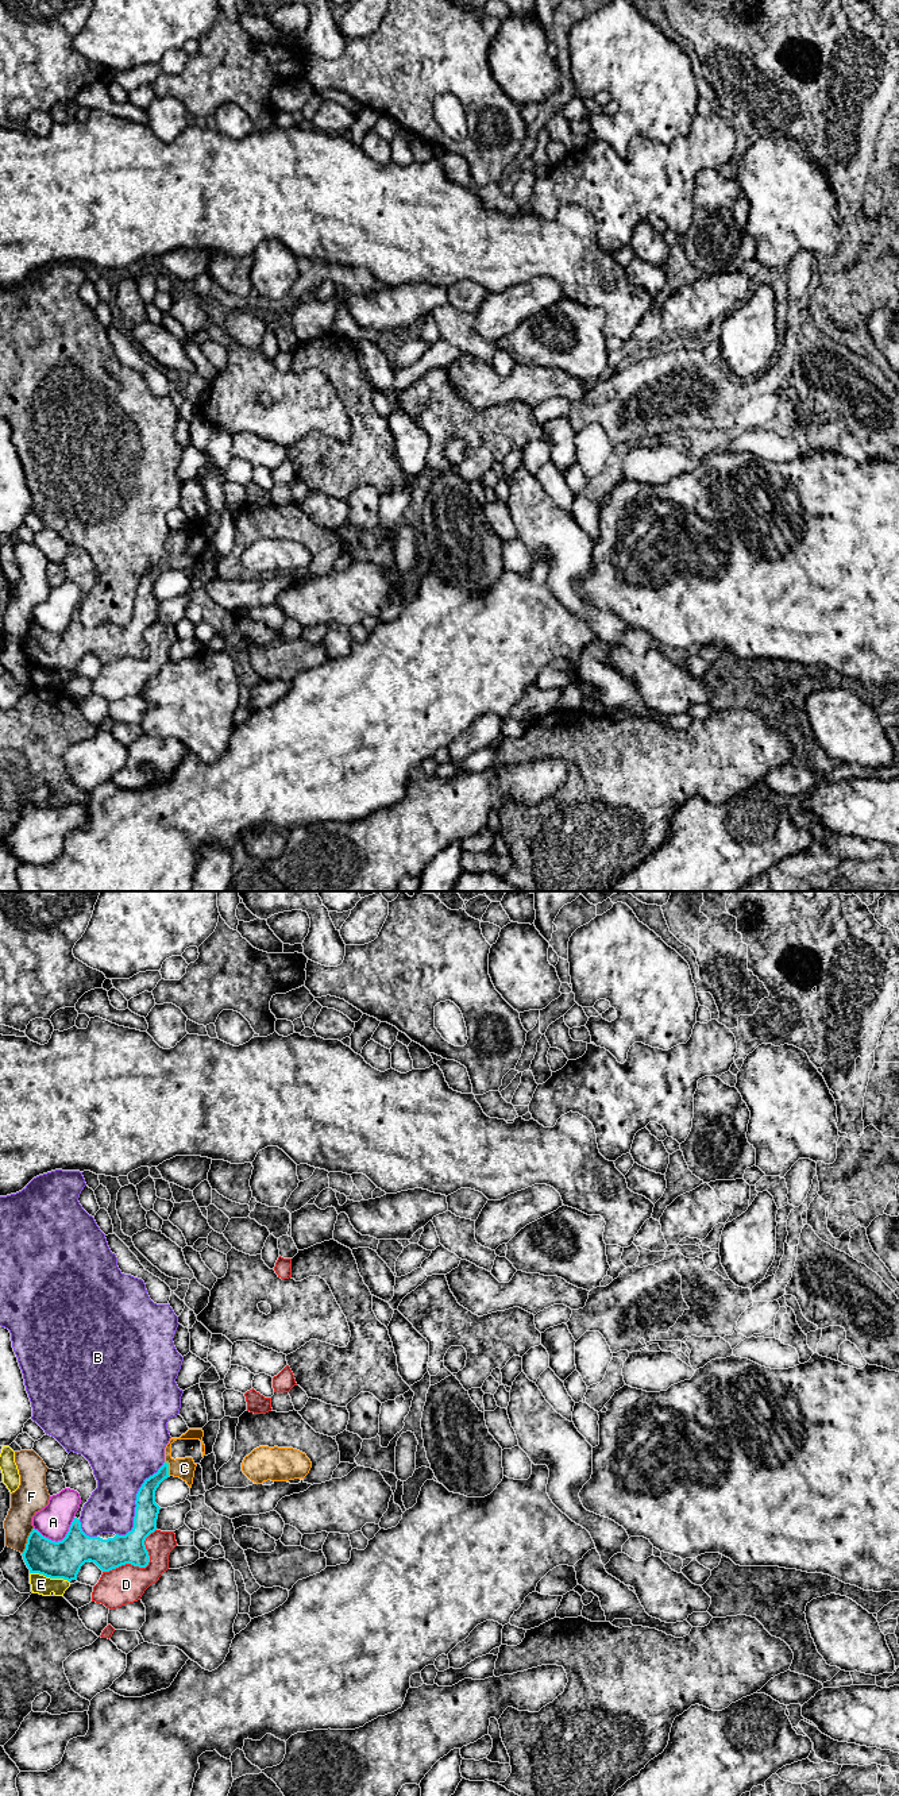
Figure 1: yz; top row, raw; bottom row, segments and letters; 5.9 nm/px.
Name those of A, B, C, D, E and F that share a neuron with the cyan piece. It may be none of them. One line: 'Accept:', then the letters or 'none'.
Accept: C

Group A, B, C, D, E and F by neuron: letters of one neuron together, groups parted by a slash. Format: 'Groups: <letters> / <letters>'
Groups: A / B / C / D / E / F

